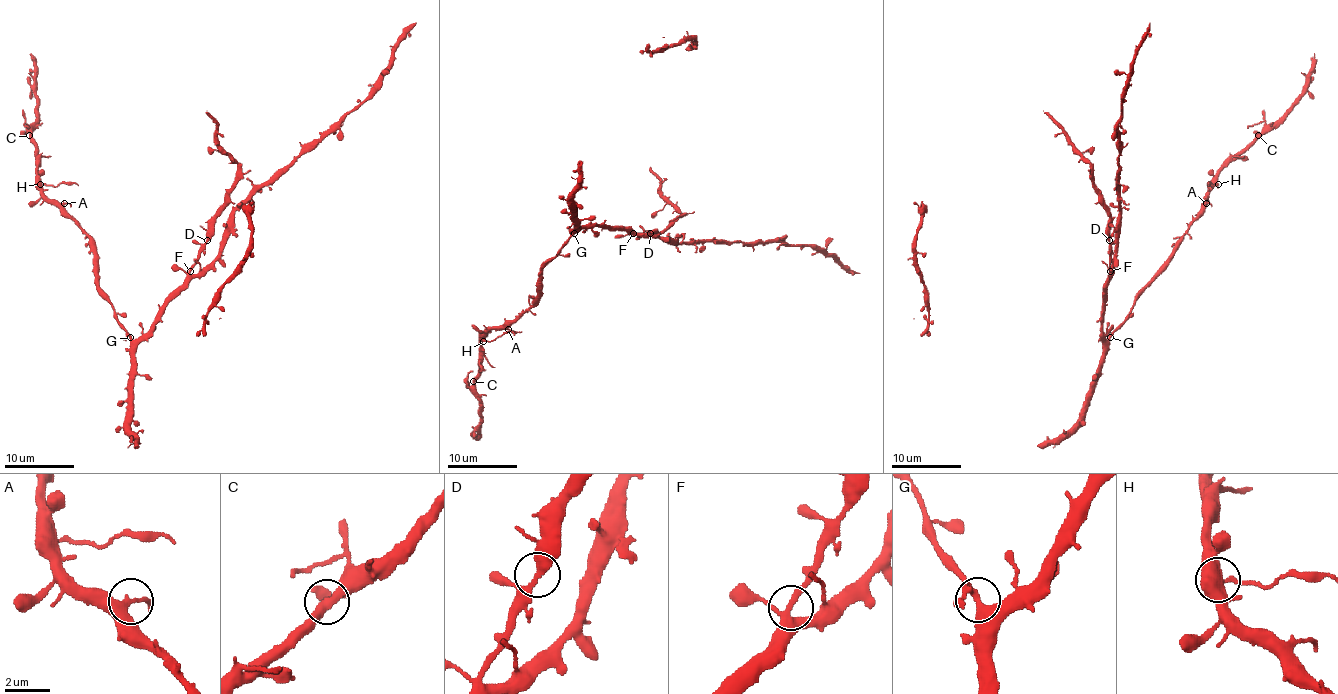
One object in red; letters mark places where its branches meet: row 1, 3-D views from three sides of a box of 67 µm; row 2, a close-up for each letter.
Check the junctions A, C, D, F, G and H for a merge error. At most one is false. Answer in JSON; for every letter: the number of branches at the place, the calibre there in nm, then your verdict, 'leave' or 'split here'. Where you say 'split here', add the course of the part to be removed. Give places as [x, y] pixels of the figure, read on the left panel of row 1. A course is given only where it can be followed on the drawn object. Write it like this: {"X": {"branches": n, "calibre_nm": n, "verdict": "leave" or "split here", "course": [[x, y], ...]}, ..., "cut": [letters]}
{"A": {"branches": 3, "calibre_nm": 320, "verdict": "leave"}, "C": {"branches": 2, "calibre_nm": 360, "verdict": "leave"}, "D": {"branches": 3, "calibre_nm": 280, "verdict": "leave"}, "F": {"branches": 4, "calibre_nm": 280, "verdict": "leave"}, "G": {"branches": 3, "calibre_nm": 280, "verdict": "leave"}, "H": {"branches": 3, "calibre_nm": 360, "verdict": "leave"}, "cut": []}

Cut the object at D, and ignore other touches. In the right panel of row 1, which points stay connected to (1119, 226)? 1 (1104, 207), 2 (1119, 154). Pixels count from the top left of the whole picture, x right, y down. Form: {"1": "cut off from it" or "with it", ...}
{"1": "cut off from it", "2": "with it"}

